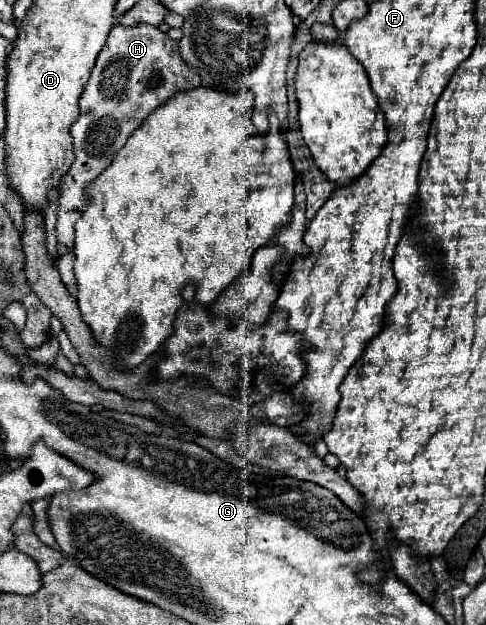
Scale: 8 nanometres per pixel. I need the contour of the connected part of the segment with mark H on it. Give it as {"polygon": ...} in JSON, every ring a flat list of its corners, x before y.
{"polygon":[[138,23,136,27,112,27,108,41,96,59,90,81,80,97,80,117,70,129,74,137,76,161,60,183,56,211,58,243,72,249,74,223,88,205,86,185,112,163,114,155,120,151,132,131,138,129,144,119,154,109,162,107,172,95,194,87,200,87,200,75,182,61,178,41,172,41,166,33,148,23]]}

